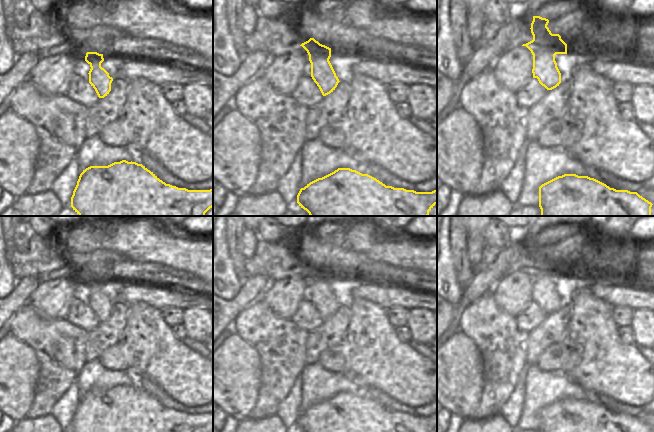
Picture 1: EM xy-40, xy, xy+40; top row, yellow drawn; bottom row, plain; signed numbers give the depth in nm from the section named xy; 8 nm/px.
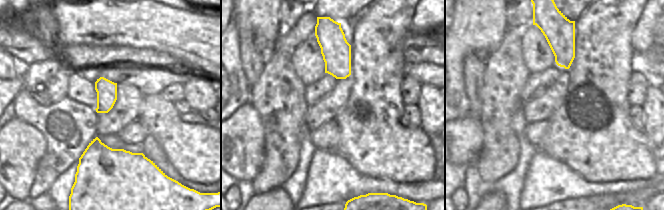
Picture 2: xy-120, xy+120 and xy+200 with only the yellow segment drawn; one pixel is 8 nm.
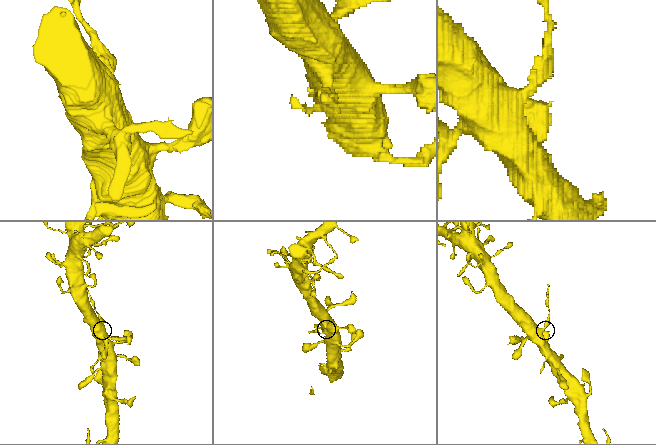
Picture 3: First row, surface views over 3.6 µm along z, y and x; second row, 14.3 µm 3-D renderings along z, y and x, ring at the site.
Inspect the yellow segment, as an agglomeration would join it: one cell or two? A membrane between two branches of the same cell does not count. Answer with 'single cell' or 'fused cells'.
fused cells

